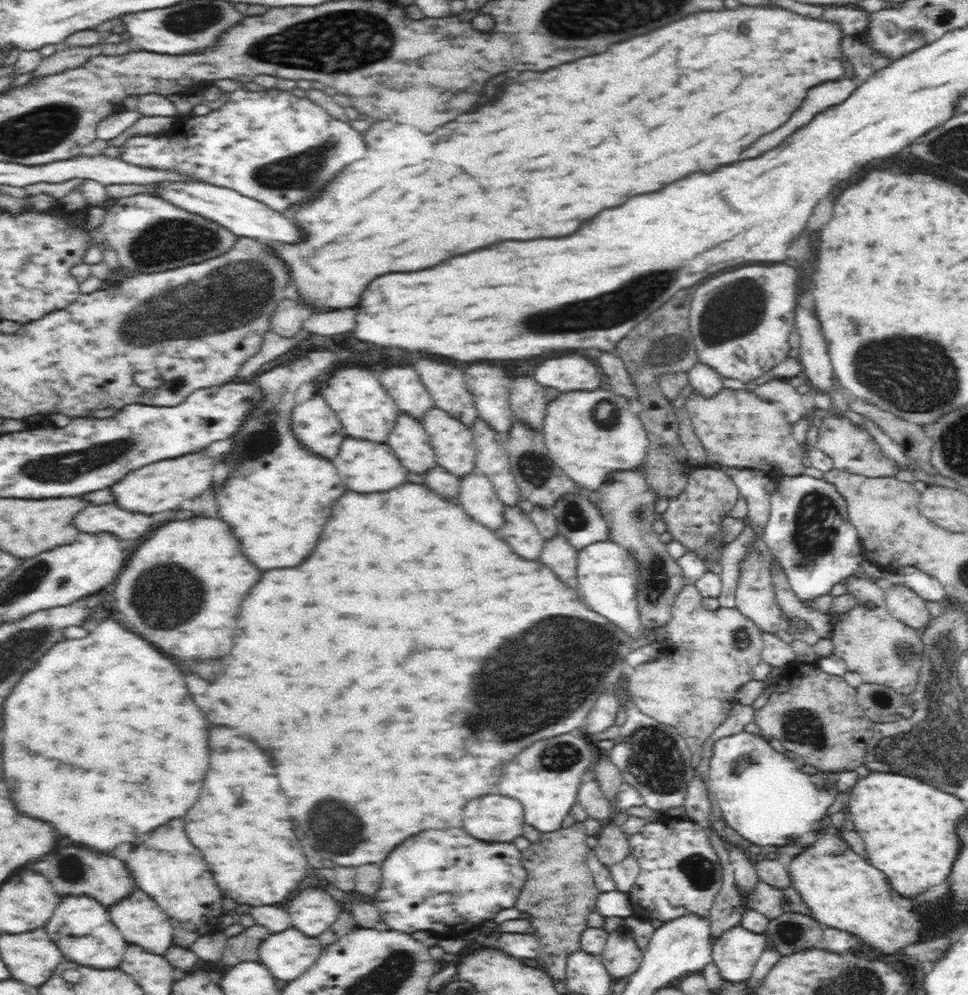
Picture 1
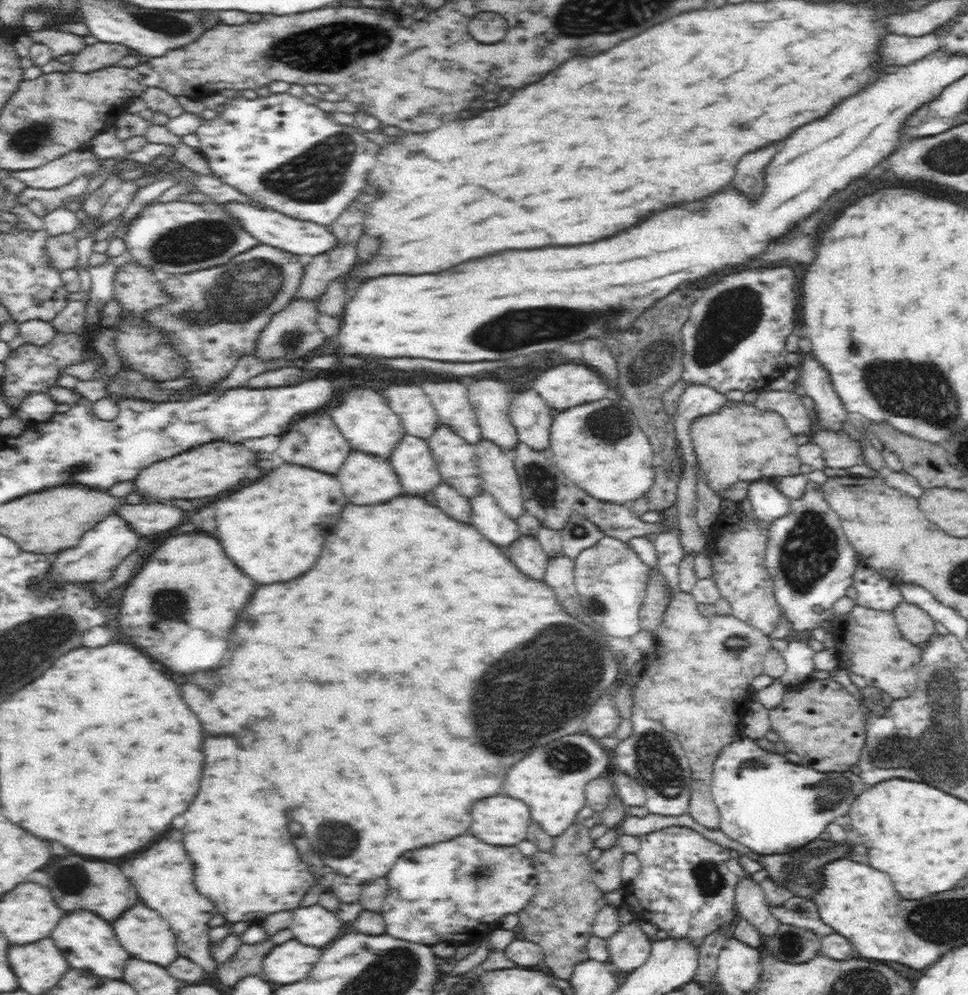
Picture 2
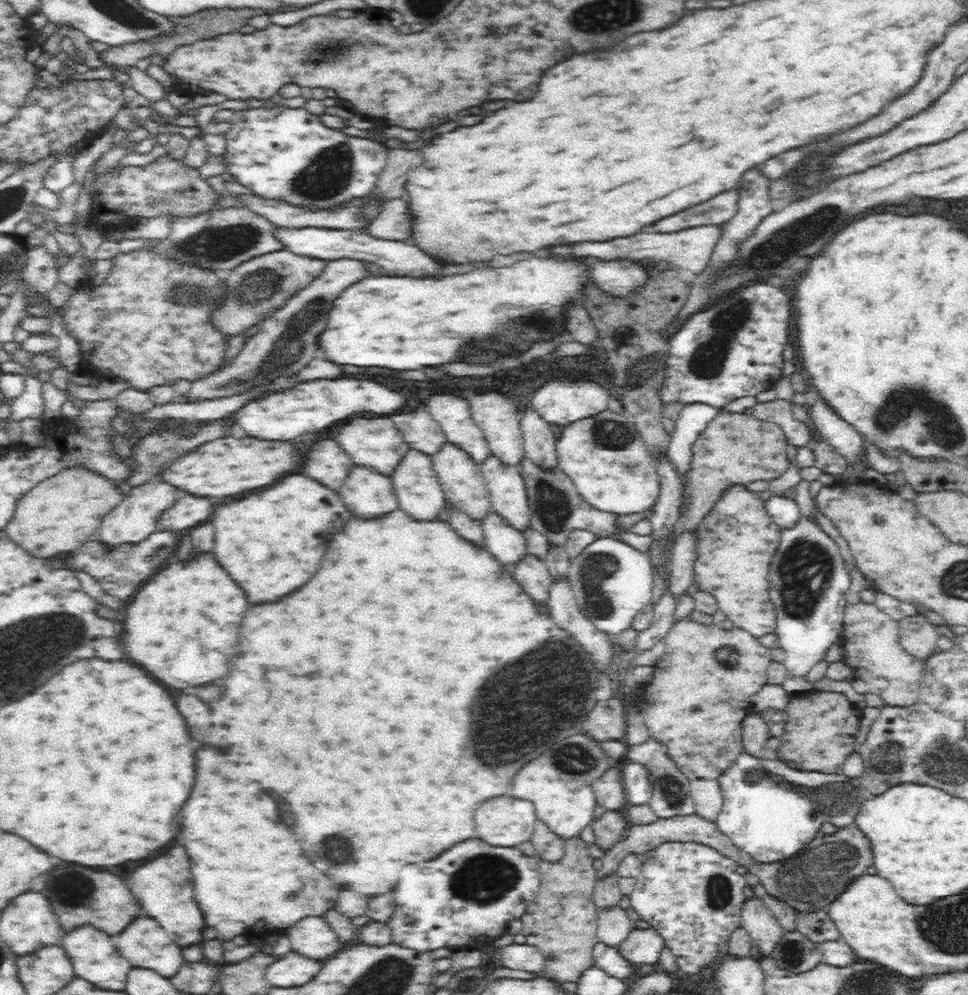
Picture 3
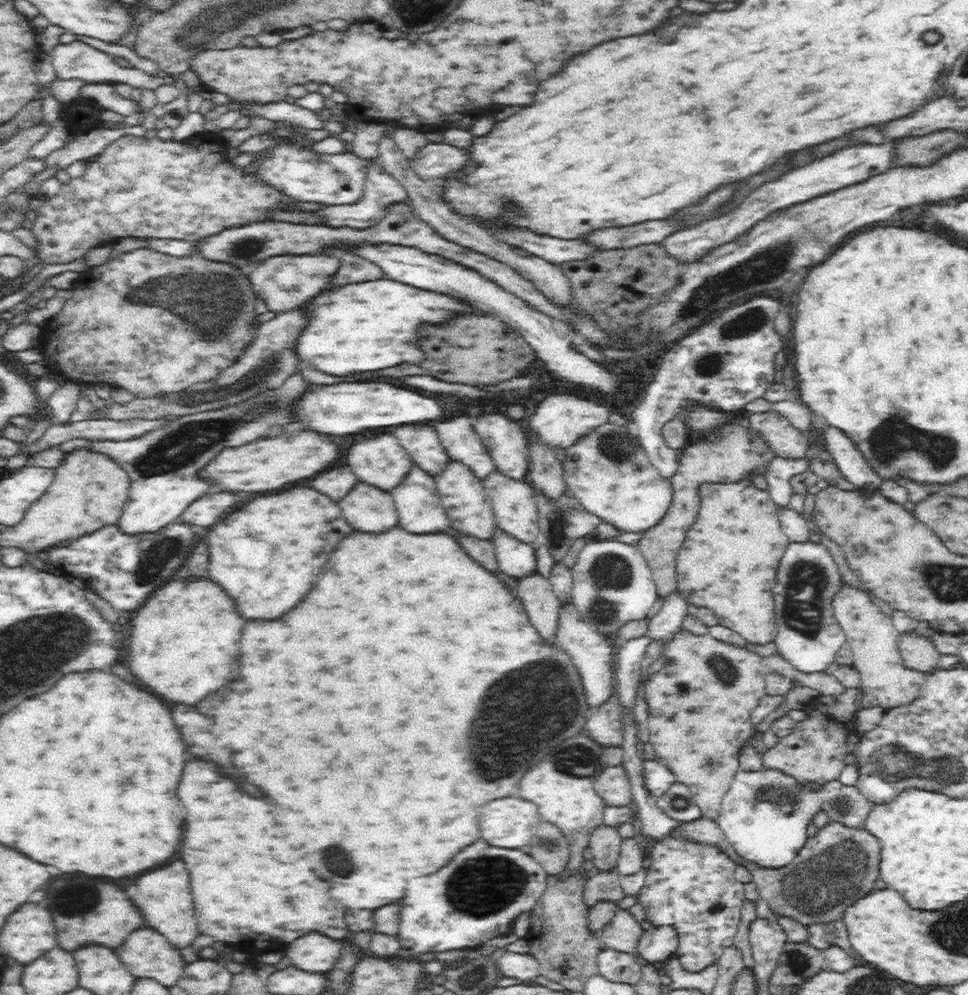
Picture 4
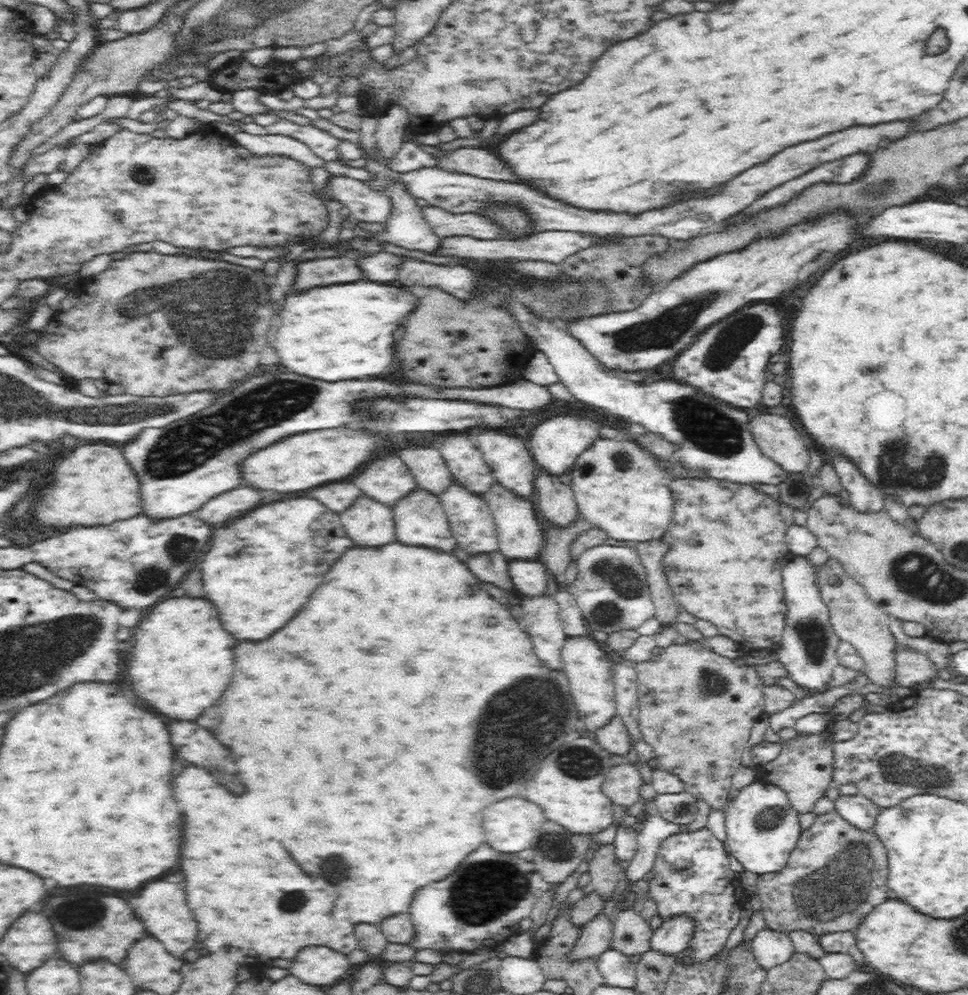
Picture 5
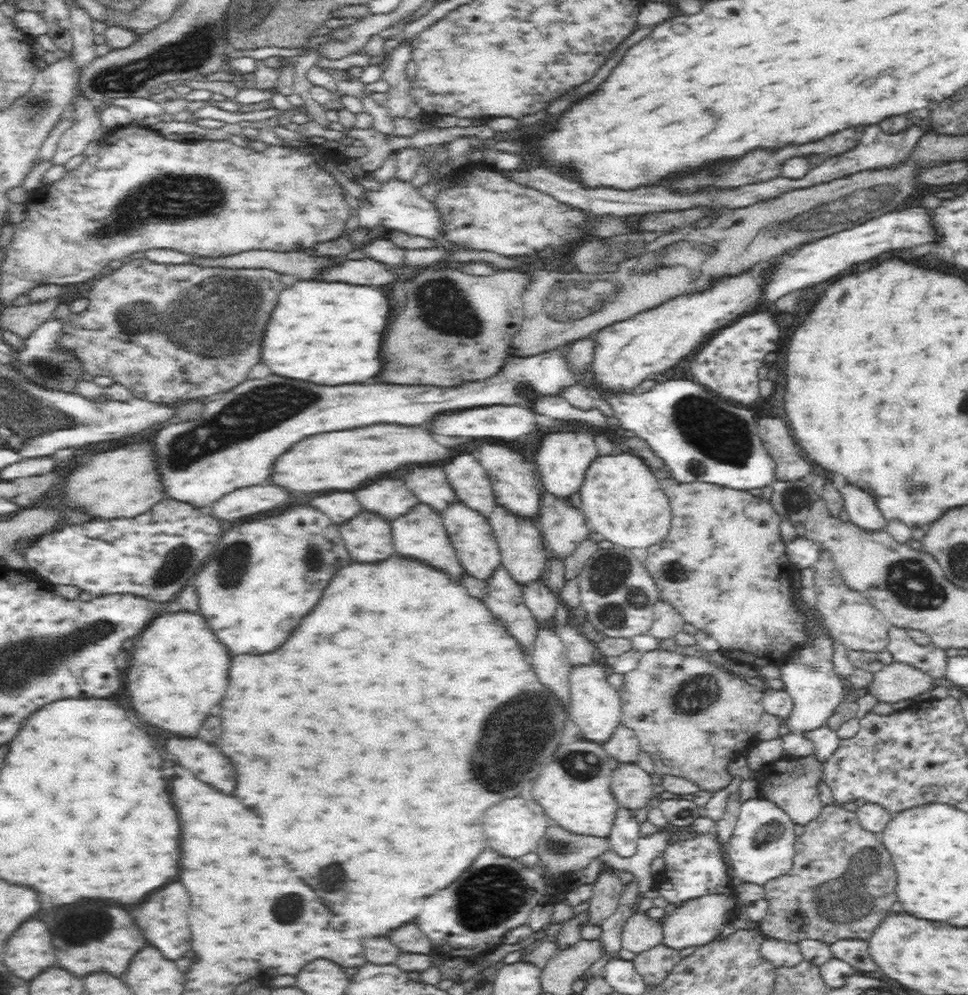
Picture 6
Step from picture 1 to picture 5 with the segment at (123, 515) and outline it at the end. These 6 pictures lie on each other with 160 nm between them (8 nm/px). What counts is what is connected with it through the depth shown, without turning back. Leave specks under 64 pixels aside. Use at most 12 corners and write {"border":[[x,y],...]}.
{"border":[[244,486],[215,496],[193,514],[206,522],[242,518],[266,502]]}

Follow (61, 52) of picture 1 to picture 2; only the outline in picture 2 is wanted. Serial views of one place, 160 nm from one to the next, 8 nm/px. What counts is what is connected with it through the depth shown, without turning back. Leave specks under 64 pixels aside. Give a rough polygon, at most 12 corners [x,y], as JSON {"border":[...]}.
{"border":[[98,41],[76,53],[78,73],[116,67],[130,47]]}

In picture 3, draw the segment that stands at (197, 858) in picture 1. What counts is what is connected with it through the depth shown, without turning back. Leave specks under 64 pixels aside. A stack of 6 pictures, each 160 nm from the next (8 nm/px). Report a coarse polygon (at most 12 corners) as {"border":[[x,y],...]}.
{"border":[[180,846],[126,886],[178,946],[203,942],[190,862]]}

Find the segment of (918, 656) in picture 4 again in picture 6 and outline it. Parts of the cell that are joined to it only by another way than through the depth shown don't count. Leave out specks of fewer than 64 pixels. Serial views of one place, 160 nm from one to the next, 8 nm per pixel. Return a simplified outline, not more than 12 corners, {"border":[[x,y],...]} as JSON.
{"border":[[892,662],[873,674],[867,695],[877,702],[913,700],[936,681]]}

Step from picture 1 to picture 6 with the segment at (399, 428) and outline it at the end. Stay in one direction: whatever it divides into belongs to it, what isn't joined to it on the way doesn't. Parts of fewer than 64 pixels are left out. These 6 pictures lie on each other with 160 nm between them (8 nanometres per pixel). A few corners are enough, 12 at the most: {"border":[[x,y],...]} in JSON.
{"border":[[420,502],[391,522],[396,555],[464,580],[440,514]]}

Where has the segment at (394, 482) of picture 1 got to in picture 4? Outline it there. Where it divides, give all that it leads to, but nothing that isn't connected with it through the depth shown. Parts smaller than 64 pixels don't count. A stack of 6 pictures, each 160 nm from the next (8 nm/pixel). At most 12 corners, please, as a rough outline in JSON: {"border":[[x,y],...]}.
{"border":[[356,484],[341,499],[348,526],[384,534],[399,518],[391,493]]}

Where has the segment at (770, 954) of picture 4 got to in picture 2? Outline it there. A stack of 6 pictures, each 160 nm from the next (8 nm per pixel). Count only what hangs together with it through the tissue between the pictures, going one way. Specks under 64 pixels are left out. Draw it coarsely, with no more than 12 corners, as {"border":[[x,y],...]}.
{"border":[[751,876],[740,878],[735,893],[738,919],[761,936],[782,925]]}

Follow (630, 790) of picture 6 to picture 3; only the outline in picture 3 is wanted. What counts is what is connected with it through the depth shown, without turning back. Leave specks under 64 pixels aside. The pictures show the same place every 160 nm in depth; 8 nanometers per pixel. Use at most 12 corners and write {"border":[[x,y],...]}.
{"border":[[609,768],[592,783],[596,804],[623,811],[622,772]]}

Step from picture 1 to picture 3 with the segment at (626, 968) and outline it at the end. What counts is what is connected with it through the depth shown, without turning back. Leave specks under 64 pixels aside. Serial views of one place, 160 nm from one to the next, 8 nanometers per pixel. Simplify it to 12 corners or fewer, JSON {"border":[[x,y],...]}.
{"border":[[652,927],[634,928],[618,947],[636,966],[657,964],[666,949]]}

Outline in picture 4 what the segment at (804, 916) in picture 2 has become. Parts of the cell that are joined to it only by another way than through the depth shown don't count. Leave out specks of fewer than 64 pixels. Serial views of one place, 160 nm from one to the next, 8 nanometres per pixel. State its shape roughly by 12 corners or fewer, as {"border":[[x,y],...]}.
{"border":[[843,922],[808,927],[809,945],[854,955]]}

